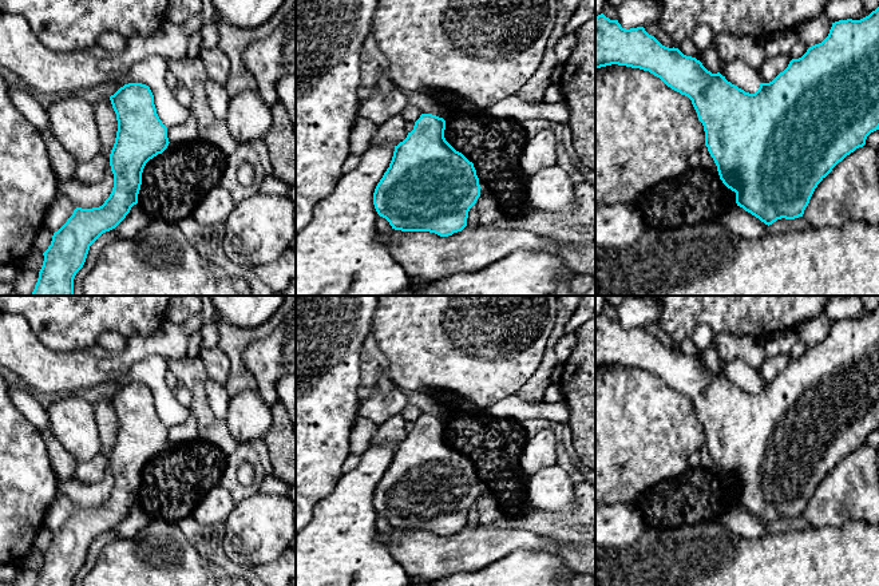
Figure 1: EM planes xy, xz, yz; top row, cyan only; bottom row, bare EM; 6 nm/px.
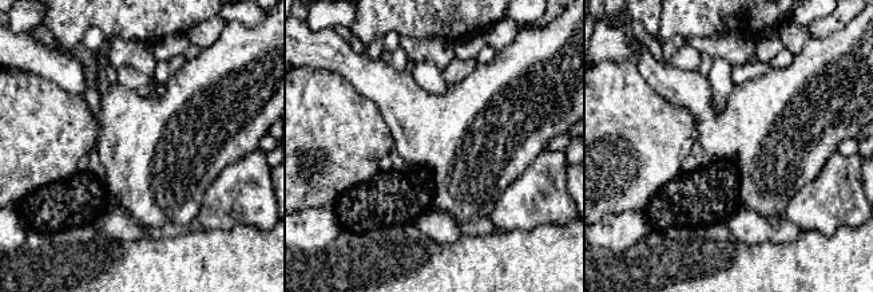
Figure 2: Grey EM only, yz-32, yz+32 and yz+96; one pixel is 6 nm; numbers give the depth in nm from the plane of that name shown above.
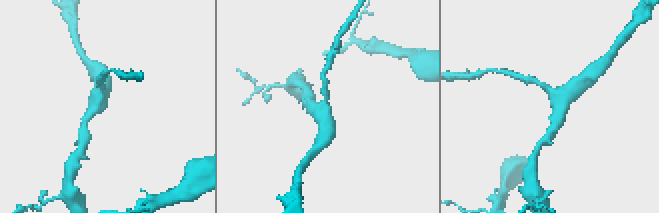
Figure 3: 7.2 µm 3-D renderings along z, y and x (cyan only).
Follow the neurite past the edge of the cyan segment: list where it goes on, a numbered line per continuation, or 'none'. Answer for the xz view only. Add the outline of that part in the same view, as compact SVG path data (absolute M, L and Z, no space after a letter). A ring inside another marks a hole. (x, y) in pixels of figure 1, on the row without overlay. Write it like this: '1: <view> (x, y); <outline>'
none

